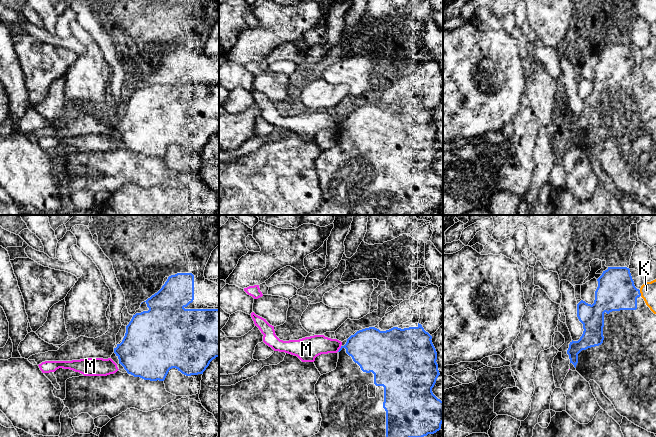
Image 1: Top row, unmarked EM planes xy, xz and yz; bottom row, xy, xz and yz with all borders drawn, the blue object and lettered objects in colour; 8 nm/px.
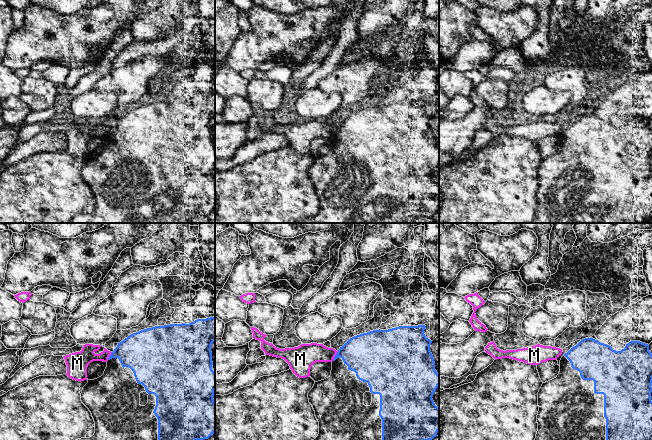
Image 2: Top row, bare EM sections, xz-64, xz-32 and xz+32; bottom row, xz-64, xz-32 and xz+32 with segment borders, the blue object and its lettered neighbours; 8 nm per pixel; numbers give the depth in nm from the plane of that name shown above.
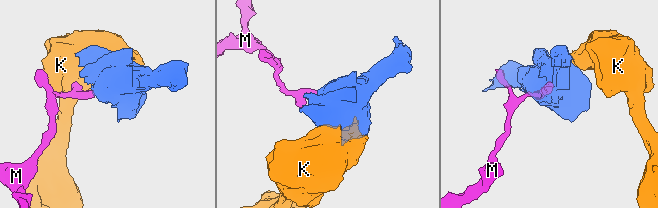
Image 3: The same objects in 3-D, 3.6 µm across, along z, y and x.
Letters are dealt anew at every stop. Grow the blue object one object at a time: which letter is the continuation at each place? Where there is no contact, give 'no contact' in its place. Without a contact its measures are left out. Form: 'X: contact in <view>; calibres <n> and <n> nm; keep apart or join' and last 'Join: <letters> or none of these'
K: contact in yz; calibres 300 and 130 nm; keep apart
M: contact in xz; calibres 320 and 190 nm; keep apart
Join: none of these

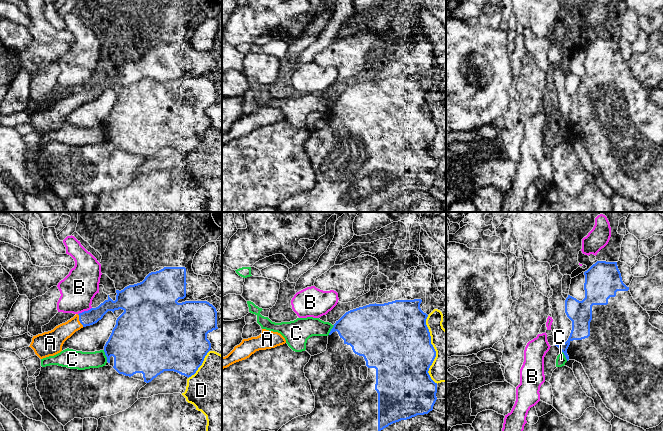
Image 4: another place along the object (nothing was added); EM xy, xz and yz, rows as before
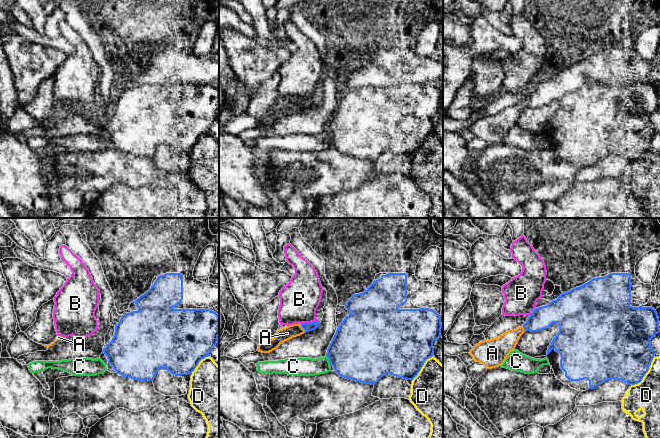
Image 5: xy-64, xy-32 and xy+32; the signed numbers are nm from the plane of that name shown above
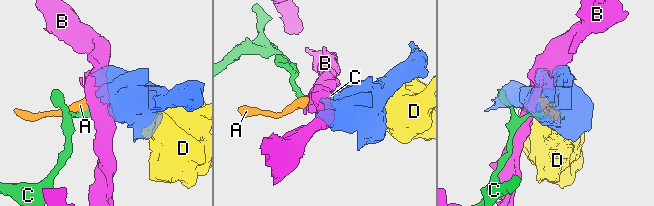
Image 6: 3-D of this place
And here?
A: contact in xy; calibres 120 and 150 nm; join
B: contact in xy; calibres 120 and 280 nm; keep apart
C: contact in xy; calibres 400 and 150 nm; keep apart
D: contact in xy; calibres 460 and 480 nm; keep apart
Join: A

